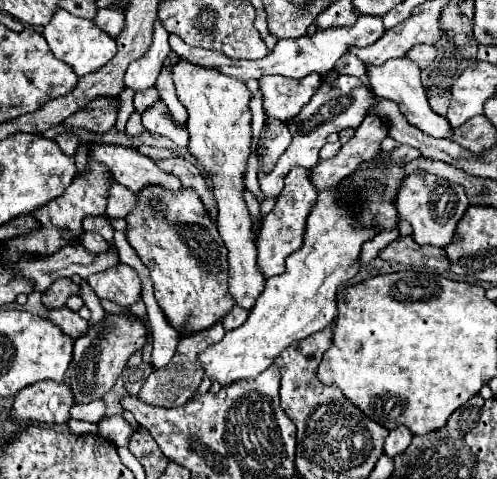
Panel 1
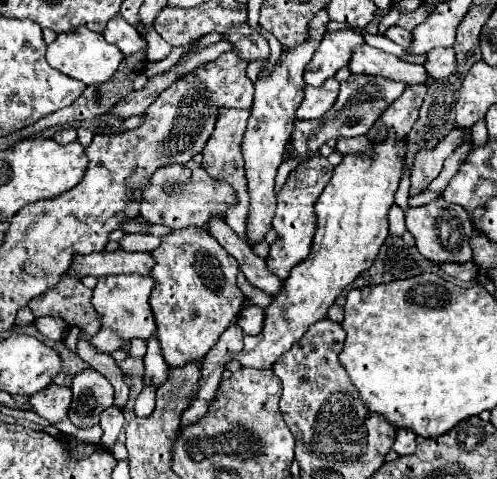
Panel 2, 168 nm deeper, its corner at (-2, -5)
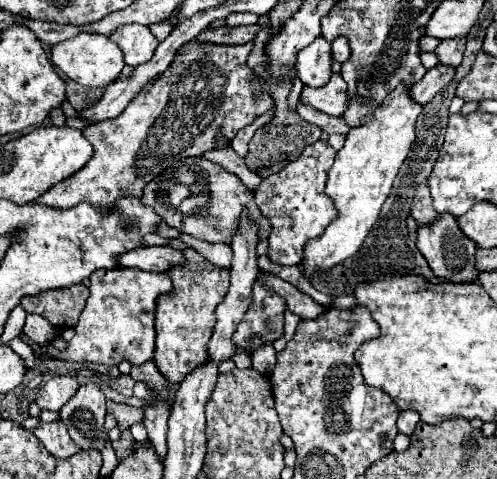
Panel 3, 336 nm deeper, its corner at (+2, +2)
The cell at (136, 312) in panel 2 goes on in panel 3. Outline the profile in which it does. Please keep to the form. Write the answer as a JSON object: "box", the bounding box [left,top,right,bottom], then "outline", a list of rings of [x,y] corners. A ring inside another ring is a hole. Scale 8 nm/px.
{"box":[46,268,172,366],"outline":[[[138,268],[96,270],[90,276],[90,296],[68,348],[58,350],[52,344],[46,344],[46,352],[56,360],[68,362],[118,366],[122,360],[128,360],[132,366],[140,366],[146,360],[152,360],[156,300],[168,292],[172,292],[172,280],[166,274],[152,274]]]}

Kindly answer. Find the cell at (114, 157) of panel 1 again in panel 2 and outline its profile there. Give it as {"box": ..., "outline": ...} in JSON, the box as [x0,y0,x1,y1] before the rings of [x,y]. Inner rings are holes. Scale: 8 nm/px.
{"box":[140,165,236,229],"outline":[[[184,165],[162,167],[148,179],[144,189],[140,191],[140,215],[150,223],[166,225],[170,229],[184,229],[190,225],[206,229],[210,215],[224,217],[224,211],[230,203],[236,203],[232,187],[228,187],[228,183],[216,183],[206,175],[206,171],[200,171],[198,165],[196,177]]]}

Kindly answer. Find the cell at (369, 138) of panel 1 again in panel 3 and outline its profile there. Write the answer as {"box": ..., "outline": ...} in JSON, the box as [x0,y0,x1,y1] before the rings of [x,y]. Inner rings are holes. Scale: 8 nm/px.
{"box":[410,64,456,104],"outline":[[[438,64],[436,68],[428,70],[420,82],[412,84],[412,90],[410,90],[412,98],[418,104],[430,102],[440,90],[444,90],[448,86],[448,82],[454,78],[454,72],[456,72],[456,68],[446,66],[446,64]]]}

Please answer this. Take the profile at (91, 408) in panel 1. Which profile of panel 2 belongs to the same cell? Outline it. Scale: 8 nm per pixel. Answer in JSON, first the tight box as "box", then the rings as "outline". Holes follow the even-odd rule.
{"box":[100,407,124,447],"outline":[[[108,407],[100,413],[100,427],[104,431],[104,445],[112,447],[116,443],[116,437],[124,425],[122,411],[118,407]]]}

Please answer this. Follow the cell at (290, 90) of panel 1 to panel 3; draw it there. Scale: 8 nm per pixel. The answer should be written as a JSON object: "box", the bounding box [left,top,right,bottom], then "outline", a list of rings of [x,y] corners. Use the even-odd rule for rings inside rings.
{"box":[302,74,348,116],"outline":[[[332,74],[330,82],[322,88],[302,88],[302,100],[304,104],[330,114],[330,116],[342,116],[348,108],[348,94],[346,94],[346,82],[340,74]]]}

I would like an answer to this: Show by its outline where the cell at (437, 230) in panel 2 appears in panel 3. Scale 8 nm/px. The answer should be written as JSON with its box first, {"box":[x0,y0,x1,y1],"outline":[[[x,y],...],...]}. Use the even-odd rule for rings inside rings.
{"box":[416,216,480,284],"outline":[[[440,216],[430,226],[420,226],[416,246],[422,252],[422,256],[426,258],[428,266],[436,278],[444,278],[444,280],[456,282],[456,284],[466,284],[466,282],[478,280],[480,270],[476,268],[476,244],[472,244],[472,240],[468,240],[460,232],[454,216]]]}

